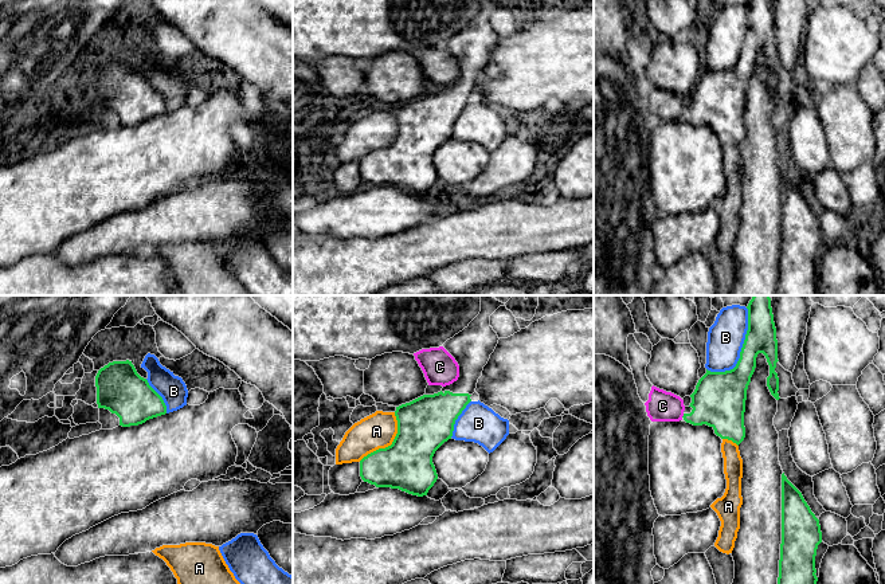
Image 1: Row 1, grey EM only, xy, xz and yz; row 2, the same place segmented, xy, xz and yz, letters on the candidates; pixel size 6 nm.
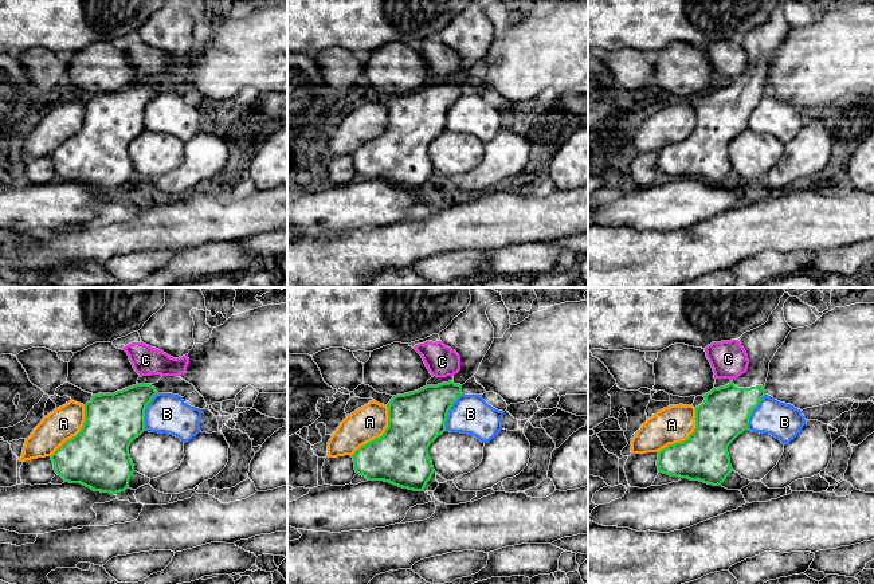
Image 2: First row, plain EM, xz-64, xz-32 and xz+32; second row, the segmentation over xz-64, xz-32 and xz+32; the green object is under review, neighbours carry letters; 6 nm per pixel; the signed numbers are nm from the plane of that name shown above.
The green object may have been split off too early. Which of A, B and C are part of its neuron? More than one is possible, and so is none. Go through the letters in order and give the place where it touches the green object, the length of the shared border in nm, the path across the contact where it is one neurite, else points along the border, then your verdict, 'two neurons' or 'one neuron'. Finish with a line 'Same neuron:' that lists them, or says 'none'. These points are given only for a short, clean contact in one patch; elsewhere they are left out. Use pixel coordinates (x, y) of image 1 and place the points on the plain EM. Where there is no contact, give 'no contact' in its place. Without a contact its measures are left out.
A: xz (391, 144) | 360 nm | two neurons
B: yz (741, 50) | 440 nm | two neurons
C: yz (684, 114) | 30 nm | along yz (684, 113), (681, 116) | two neurons
Same neuron: none

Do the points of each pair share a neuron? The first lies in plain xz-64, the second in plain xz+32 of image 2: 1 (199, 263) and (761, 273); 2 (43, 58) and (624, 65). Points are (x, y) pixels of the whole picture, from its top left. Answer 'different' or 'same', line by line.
1: different
2: same

